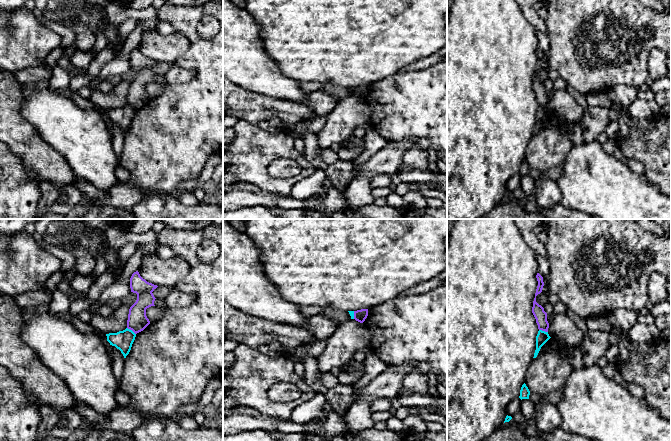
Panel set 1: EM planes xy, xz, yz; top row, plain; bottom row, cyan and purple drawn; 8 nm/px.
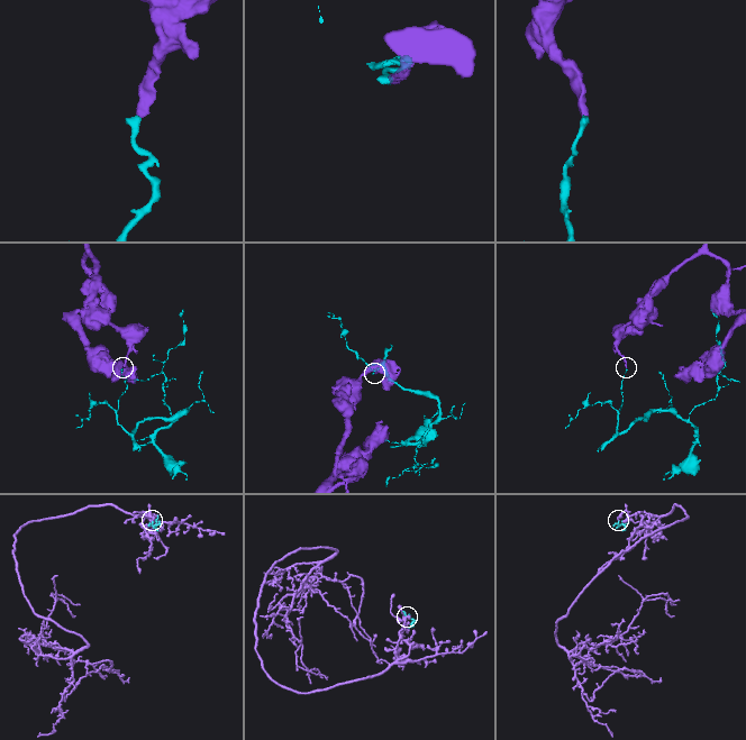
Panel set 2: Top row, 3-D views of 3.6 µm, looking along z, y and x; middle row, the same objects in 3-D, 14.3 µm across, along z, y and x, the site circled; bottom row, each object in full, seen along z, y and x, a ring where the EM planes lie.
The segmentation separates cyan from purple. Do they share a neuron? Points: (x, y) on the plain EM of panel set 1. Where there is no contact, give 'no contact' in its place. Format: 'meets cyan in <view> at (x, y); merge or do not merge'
meets cyan in xy at (131, 106); do not merge

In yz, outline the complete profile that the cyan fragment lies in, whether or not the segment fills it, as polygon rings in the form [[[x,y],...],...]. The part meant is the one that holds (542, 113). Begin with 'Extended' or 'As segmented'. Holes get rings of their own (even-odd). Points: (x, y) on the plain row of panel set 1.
As segmented. [[[539,106],[538,110],[536,112],[536,126],[534,129],[534,133],[536,134],[541,123],[550,115],[551,113],[549,112],[548,108]]]

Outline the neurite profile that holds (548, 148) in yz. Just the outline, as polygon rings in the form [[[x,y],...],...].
[[[550,114],[533,134],[525,152],[525,160],[531,169],[540,173],[540,178],[533,193],[540,208],[547,209],[561,203],[561,191],[556,181],[544,173],[564,161],[573,143],[570,132],[574,126],[558,116]]]

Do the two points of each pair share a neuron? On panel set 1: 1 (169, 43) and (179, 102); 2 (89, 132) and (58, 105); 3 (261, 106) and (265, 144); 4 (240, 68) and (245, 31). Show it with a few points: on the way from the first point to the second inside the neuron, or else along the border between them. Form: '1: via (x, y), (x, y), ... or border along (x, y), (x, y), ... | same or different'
1: border along (189, 46), (173, 63) | different
2: via (81, 128), (66, 113) | same
3: border along (239, 119), (257, 125) | different
4: via (240, 59), (240, 40) | same

